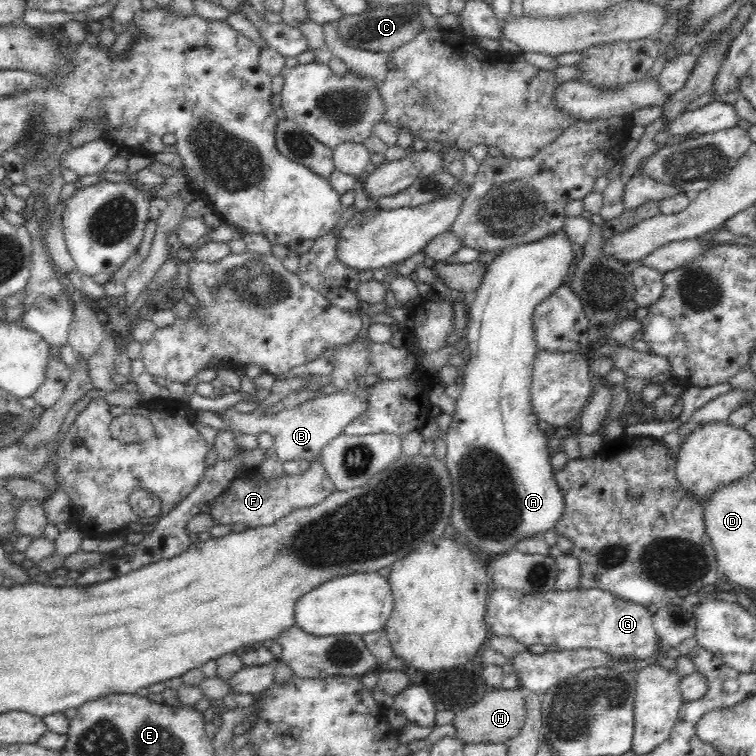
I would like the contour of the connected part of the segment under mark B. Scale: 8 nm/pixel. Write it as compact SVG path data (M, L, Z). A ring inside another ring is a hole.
M367 382L363 385L362 391L352 395L352 393L340 393L336 391L330 395L322 395L319 397L312 398L303 404L299 404L294 408L277 412L273 415L266 415L265 413L242 413L230 407L227 411L220 412L218 414L223 418L228 426L231 426L237 433L257 435L260 432L270 433L274 438L274 446L281 451L281 454L276 458L282 464L288 460L294 459L305 459L308 462L312 462L317 458L321 451L326 447L326 444L330 443L330 440L336 438L342 433L342 428L346 424L350 423L355 417L359 417L360 414L364 414L369 407L368 393L366 393Z

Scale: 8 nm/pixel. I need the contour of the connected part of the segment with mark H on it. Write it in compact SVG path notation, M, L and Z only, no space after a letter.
M522 687L514 690L491 688L488 693L473 706L456 711L452 722L455 735L463 744L466 742L506 743L514 738L524 726L526 720L526 692Z

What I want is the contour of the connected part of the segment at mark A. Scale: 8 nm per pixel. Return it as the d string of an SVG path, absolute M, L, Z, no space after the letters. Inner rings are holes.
M561 229L559 232L542 238L541 240L502 250L502 252L487 265L482 282L476 289L476 293L473 295L473 301L471 302L472 308L470 308L469 325L467 326L466 334L470 355L463 365L464 379L460 384L462 393L455 404L455 412L452 416L449 429L447 433L444 434L444 439L448 446L444 465L448 469L453 486L454 510L452 510L450 522L452 522L452 526L456 528L456 532L460 532L460 534L466 538L464 542L468 544L472 550L476 548L474 551L485 557L487 557L487 555L489 556L489 554L497 554L497 556L499 556L502 553L512 551L514 544L516 544L518 540L522 540L524 536L542 535L543 531L553 528L554 524L556 524L556 520L560 518L562 510L564 510L564 497L562 497L562 492L558 489L554 477L552 477L553 470L552 467L550 467L551 457L550 454L548 454L548 440L546 440L544 432L538 429L537 423L539 420L536 418L536 415L534 415L532 405L530 405L530 376L532 376L532 366L536 354L539 351L534 337L534 312L536 311L536 306L544 302L548 296L552 296L560 285L568 286L571 284L571 278L573 276L568 277L567 274L568 270L570 270L570 262L574 260L572 244L573 243L568 240L568 237L566 237L566 234L564 234L564 230Z

